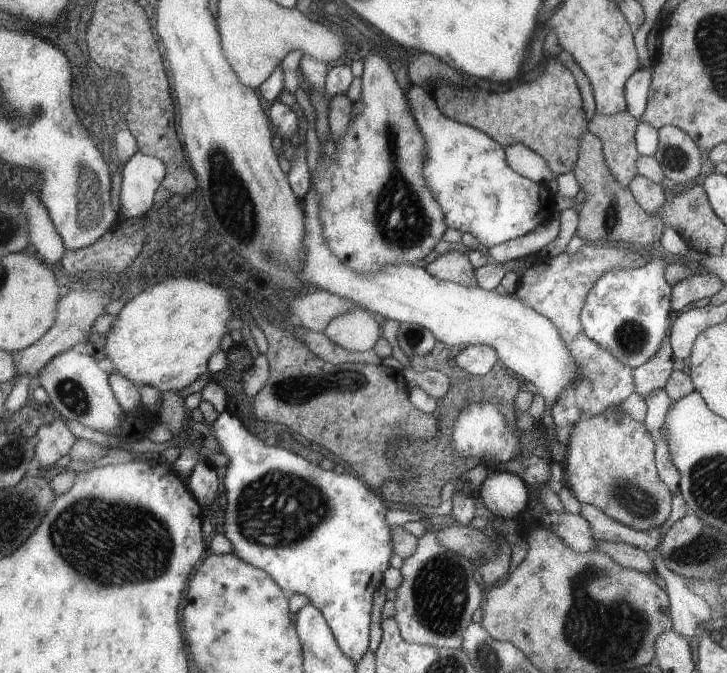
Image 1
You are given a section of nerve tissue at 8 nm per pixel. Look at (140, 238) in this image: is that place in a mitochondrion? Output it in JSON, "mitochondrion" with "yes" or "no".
{"mitochondrion":"no"}

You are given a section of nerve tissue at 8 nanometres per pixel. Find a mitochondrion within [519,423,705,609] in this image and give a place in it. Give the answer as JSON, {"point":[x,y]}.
{"point":[638,502]}

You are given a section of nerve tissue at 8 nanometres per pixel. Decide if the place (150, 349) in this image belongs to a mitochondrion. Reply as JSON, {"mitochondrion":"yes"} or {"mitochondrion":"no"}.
{"mitochondrion":"no"}

